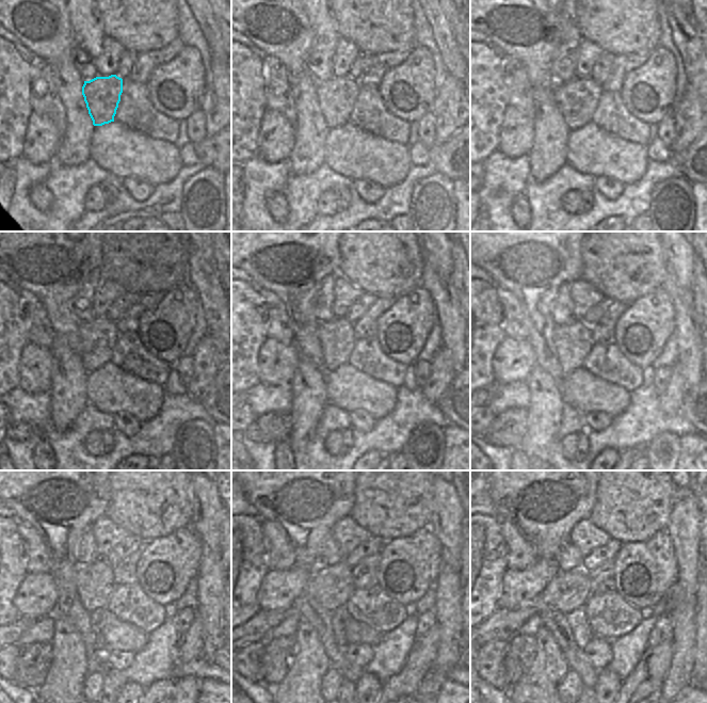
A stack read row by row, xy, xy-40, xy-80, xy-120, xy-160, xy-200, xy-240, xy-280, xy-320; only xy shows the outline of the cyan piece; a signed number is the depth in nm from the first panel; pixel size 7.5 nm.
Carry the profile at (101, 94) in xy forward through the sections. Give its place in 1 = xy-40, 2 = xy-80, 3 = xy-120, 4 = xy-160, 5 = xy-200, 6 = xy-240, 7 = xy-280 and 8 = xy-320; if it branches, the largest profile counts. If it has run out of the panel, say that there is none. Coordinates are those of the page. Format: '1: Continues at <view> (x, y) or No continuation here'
1: Continues at xy-40 (337, 97)
2: Continues at xy-80 (577, 98)
3: Continues at xy-120 (99, 336)
4: Continues at xy-160 (337, 337)
5: Continues at xy-200 (573, 341)
6: Continues at xy-240 (94, 581)
7: Continues at xy-280 (331, 586)
8: Continues at xy-320 (568, 590).

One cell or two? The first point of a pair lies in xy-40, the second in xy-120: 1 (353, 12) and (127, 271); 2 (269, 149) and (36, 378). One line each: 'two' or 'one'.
1: one
2: one

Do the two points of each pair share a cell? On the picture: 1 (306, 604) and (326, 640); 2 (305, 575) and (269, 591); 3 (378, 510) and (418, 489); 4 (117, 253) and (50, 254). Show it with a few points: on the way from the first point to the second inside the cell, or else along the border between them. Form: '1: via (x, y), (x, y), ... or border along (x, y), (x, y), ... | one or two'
1: via (312, 612), (321, 621), (324, 632) | one
2: via (296, 578), (277, 591) | one
3: via (384, 502), (399, 489), (406, 489) | one
4: border along (100, 242), (101, 268) | two

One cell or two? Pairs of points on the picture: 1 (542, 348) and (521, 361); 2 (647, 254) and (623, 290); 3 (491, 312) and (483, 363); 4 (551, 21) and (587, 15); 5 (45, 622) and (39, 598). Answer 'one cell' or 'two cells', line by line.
1: two cells
2: one cell
3: one cell
4: two cells
5: two cells

